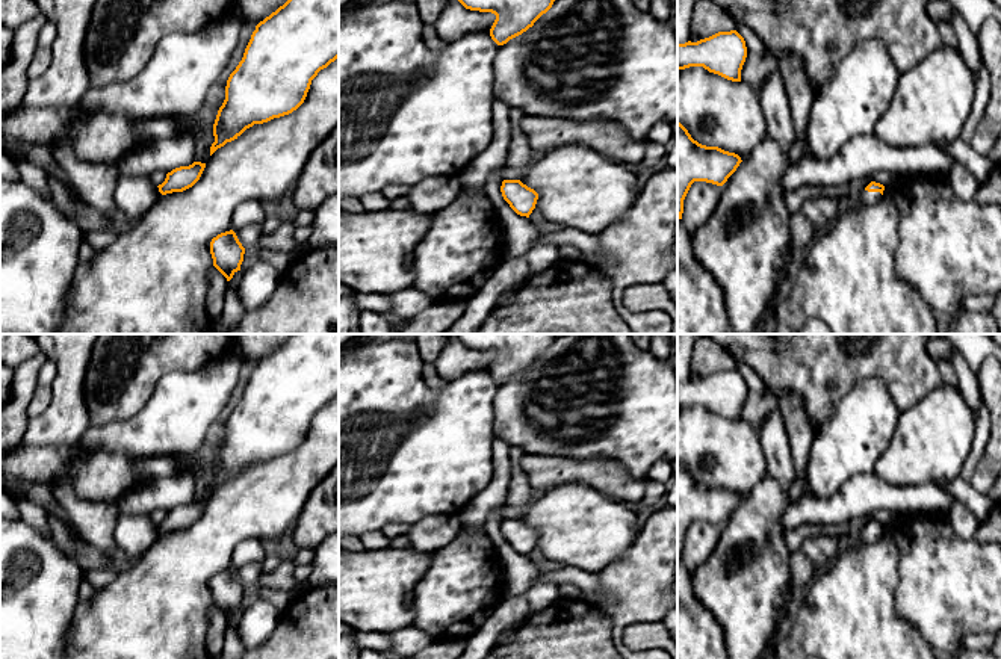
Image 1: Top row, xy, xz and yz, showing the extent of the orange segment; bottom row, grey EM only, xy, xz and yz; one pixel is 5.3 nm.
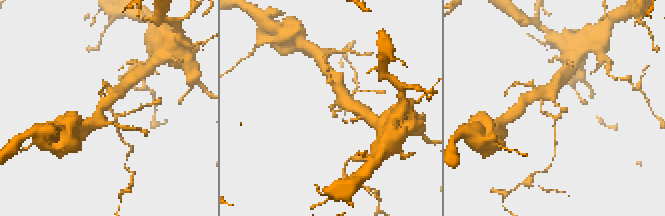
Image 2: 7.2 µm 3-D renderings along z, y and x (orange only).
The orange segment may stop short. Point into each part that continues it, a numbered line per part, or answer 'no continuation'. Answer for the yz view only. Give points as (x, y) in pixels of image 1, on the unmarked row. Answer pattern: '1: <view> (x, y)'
1: yz (867, 535)

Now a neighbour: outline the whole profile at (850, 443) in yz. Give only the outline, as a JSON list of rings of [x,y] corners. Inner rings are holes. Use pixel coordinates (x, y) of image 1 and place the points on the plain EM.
[[[883,379],[859,381],[835,416],[815,431],[804,475],[795,473],[789,488],[791,505],[806,493],[829,499],[850,478],[874,473],[898,416]]]

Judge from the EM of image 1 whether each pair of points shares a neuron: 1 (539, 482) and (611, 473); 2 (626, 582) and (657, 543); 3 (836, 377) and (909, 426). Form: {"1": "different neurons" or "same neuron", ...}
{"1": "same neuron", "2": "same neuron", "3": "different neurons"}

